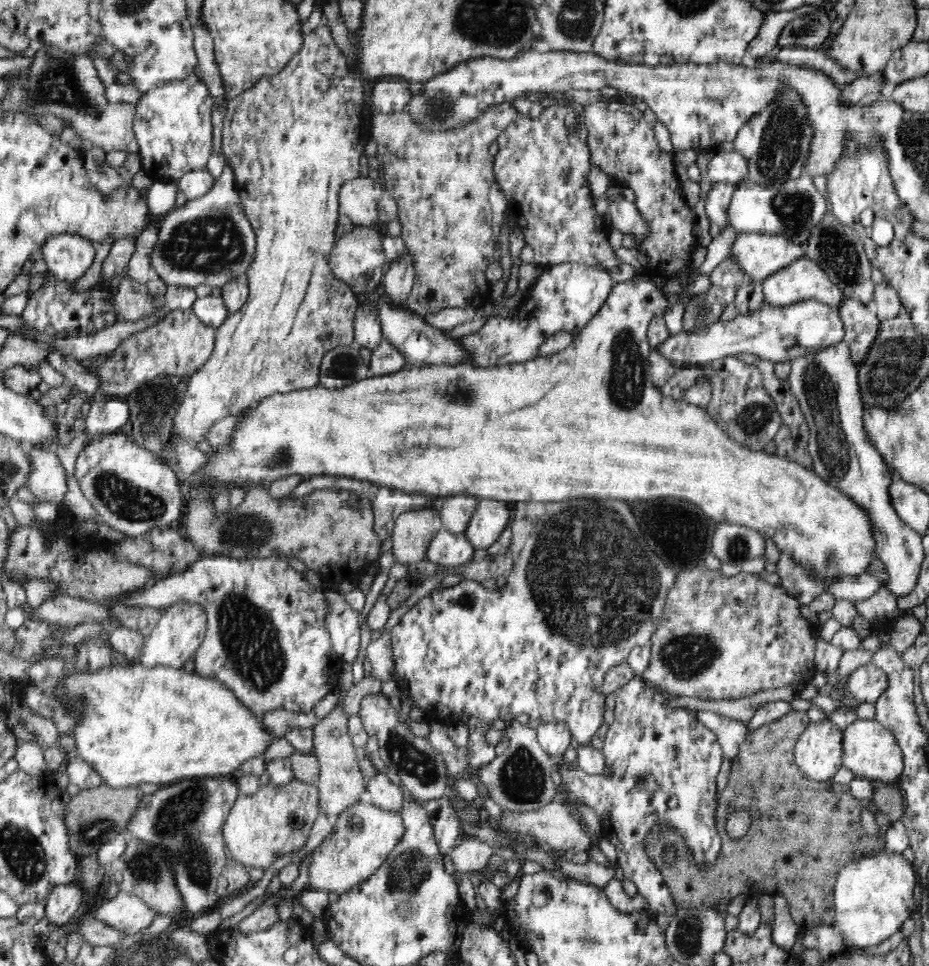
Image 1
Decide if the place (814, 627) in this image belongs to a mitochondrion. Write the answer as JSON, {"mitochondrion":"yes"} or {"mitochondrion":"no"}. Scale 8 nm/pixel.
{"mitochondrion":"no"}

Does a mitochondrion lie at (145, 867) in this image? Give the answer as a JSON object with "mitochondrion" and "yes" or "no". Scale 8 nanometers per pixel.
{"mitochondrion":"yes"}

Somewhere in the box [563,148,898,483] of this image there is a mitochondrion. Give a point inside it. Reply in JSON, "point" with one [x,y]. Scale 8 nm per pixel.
{"point":[625,382]}

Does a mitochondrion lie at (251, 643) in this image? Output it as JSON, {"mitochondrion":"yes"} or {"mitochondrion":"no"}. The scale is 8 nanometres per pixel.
{"mitochondrion":"yes"}

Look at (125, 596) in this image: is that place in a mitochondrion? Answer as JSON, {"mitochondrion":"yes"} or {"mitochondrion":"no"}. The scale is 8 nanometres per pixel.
{"mitochondrion":"no"}

